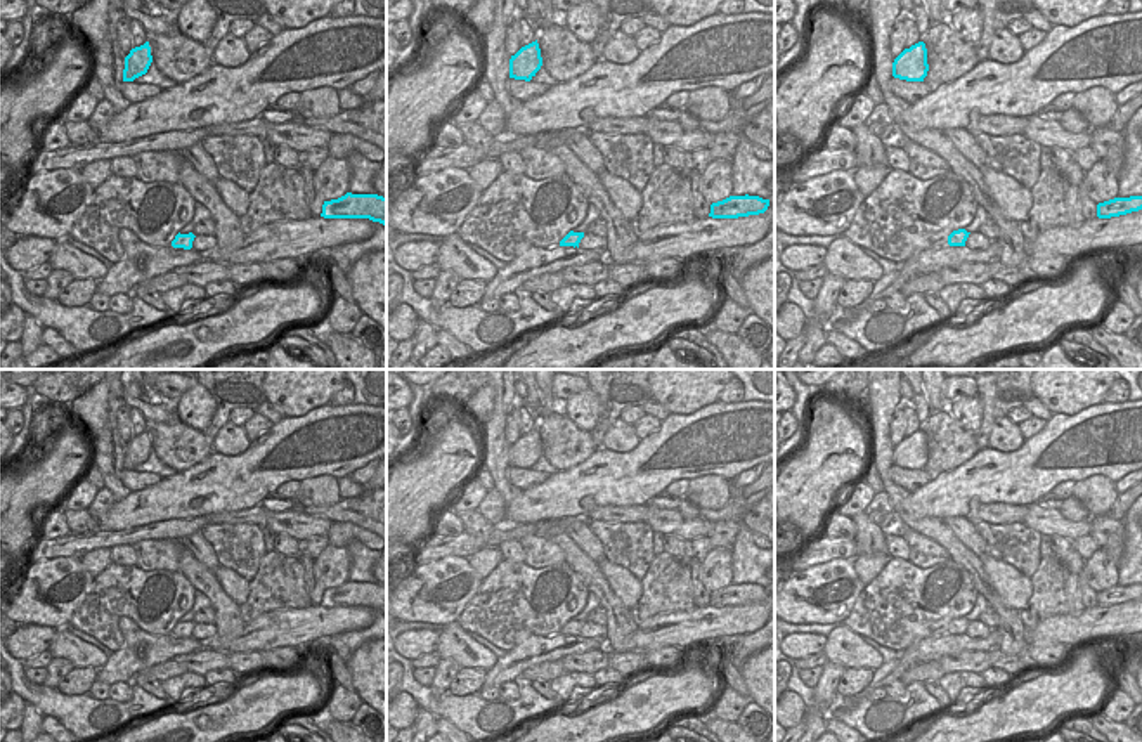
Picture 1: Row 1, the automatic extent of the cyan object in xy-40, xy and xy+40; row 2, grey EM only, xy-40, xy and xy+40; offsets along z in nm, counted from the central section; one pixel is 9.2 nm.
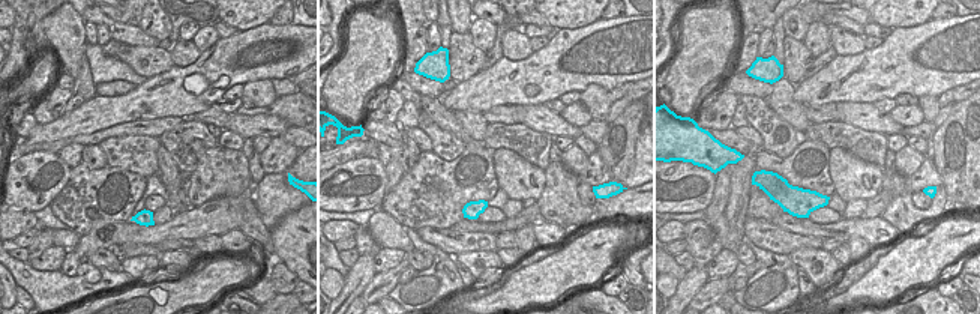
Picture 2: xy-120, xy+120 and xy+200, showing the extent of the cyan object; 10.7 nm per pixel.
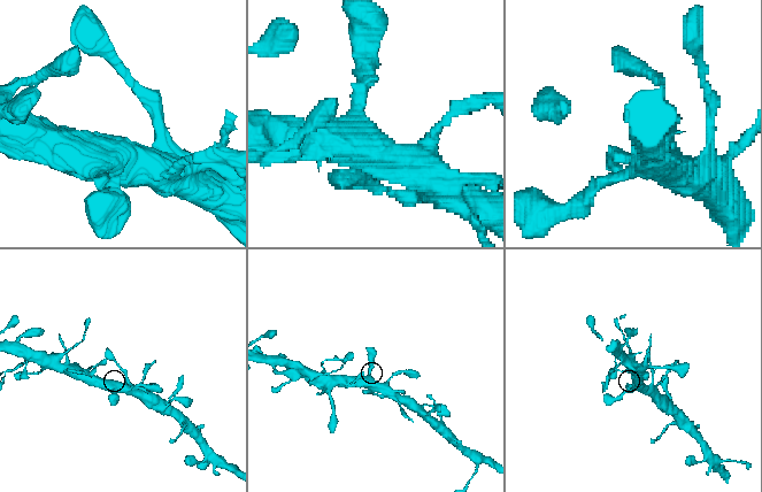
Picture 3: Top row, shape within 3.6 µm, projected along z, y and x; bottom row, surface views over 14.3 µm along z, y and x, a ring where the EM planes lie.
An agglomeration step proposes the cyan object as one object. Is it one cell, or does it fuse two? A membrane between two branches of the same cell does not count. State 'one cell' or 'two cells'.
one cell

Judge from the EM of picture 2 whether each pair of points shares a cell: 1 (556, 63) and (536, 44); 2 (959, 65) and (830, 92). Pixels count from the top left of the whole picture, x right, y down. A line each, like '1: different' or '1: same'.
1: different
2: same

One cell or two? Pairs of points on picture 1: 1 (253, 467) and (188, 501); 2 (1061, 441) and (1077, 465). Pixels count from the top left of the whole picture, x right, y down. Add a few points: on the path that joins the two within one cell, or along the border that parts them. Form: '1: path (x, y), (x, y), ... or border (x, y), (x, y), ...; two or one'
1: path (238, 482), (220, 482), (203, 489); one
2: path (1066, 446), (1077, 460); one

